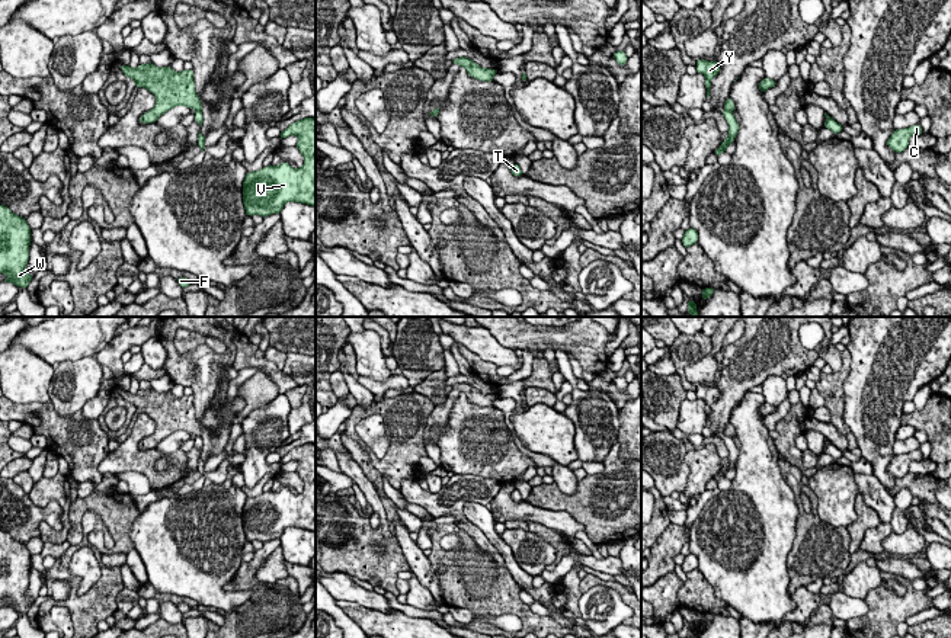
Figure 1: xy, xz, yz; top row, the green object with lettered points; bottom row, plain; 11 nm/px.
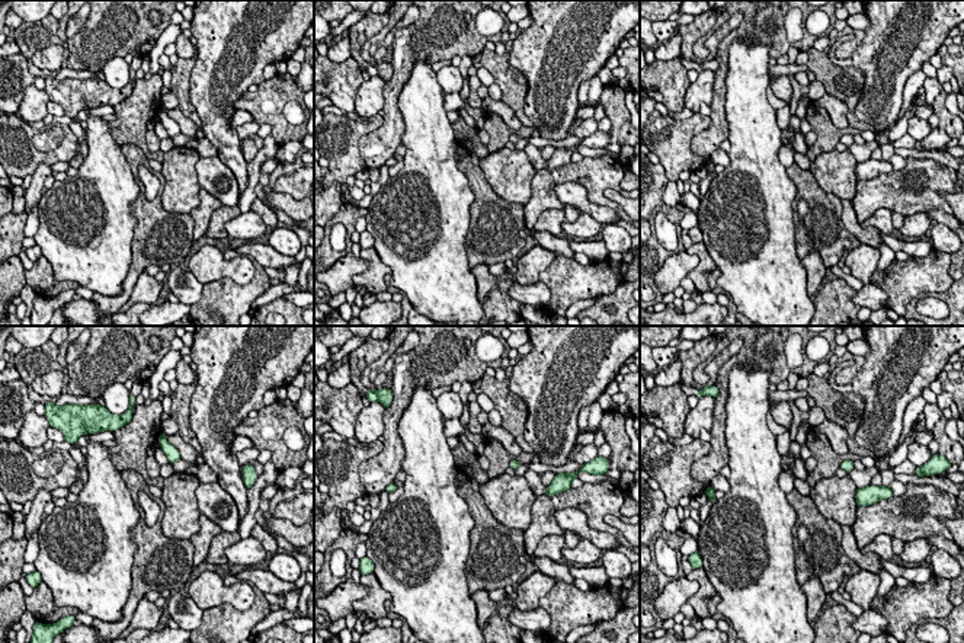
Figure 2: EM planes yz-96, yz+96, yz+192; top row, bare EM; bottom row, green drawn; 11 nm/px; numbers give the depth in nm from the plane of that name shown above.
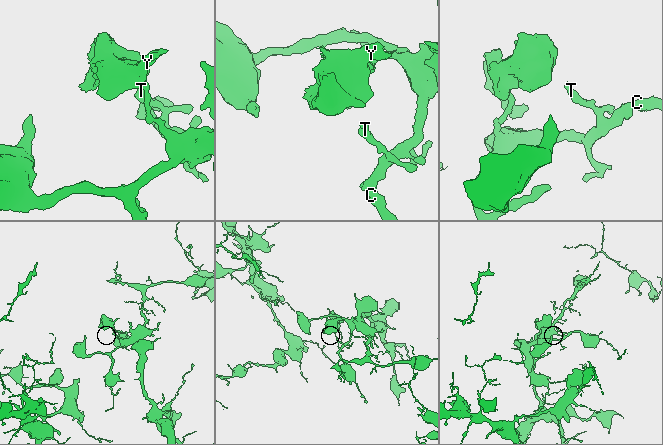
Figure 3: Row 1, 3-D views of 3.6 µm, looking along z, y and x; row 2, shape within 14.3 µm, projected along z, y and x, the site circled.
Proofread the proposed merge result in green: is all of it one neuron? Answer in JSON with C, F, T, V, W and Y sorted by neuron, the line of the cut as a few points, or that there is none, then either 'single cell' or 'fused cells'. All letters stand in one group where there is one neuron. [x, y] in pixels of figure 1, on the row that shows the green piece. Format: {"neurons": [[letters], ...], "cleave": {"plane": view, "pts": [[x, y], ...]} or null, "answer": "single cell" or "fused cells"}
{"neurons": [["C", "F", "T", "V", "W"], ["Y"]], "cleave": {"plane": "yz", "pts": [[724, 109], [732, 112]]}, "answer": "fused cells"}

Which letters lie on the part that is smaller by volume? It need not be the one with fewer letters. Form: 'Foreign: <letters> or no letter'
Foreign: Y

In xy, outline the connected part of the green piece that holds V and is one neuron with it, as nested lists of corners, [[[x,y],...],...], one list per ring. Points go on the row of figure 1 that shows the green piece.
[[[304,118],[291,124],[279,138],[297,135],[297,148],[304,157],[298,169],[289,163],[262,167],[246,173],[243,203],[247,217],[281,214],[286,202],[316,206],[316,118]]]

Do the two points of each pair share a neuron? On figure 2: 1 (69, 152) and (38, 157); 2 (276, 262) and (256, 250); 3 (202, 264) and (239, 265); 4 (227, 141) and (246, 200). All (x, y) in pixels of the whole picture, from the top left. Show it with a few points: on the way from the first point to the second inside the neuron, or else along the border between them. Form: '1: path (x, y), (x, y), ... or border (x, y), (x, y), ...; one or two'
1: path (61, 153), (45, 157); one
2: path (272, 259), (260, 250); one
3: path (211, 265), (230, 265); one
4: border (247, 163), (247, 186), (240, 194); two

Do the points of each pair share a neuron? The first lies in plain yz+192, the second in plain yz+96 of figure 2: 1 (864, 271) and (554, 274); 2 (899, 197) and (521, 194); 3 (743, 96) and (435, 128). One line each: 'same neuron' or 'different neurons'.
1: different neurons
2: different neurons
3: same neuron

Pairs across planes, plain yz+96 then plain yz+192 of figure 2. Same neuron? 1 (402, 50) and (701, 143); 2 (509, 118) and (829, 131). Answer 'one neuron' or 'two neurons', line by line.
1: one neuron
2: two neurons

